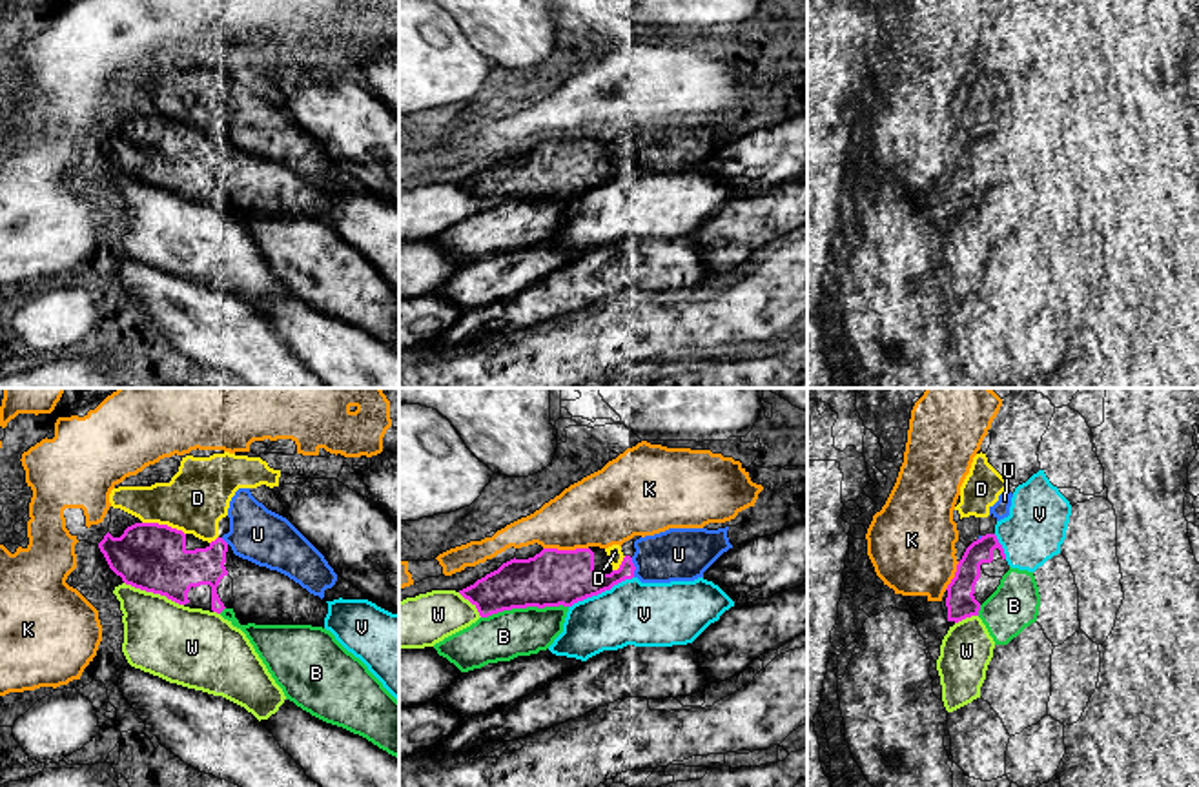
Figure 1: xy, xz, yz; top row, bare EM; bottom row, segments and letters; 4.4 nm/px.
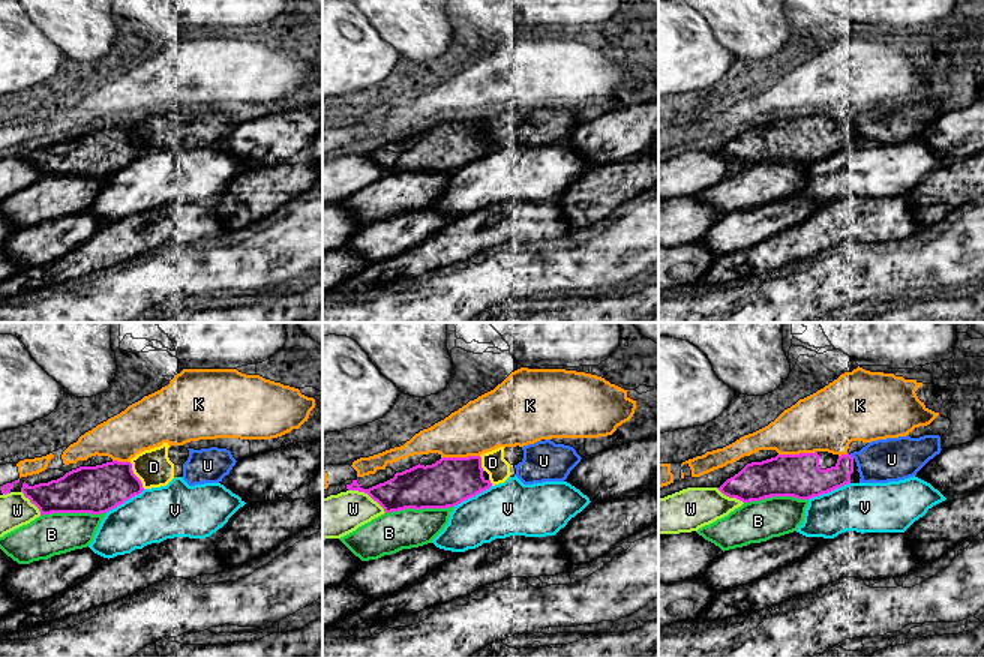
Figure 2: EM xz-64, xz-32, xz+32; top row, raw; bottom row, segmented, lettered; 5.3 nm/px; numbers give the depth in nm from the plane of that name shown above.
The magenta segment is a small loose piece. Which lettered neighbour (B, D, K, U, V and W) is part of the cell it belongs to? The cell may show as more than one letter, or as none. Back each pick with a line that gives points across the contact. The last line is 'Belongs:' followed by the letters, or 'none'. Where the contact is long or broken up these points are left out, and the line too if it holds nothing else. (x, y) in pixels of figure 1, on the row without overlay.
Belongs: none

